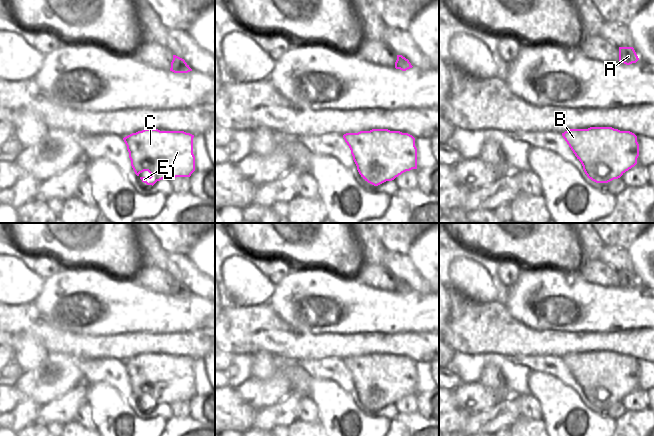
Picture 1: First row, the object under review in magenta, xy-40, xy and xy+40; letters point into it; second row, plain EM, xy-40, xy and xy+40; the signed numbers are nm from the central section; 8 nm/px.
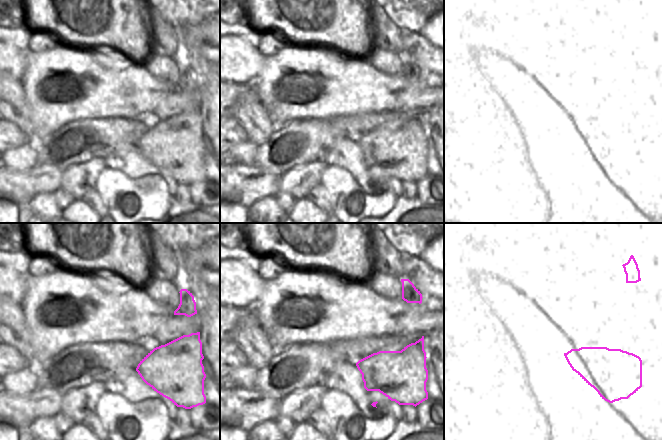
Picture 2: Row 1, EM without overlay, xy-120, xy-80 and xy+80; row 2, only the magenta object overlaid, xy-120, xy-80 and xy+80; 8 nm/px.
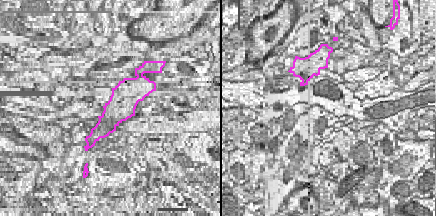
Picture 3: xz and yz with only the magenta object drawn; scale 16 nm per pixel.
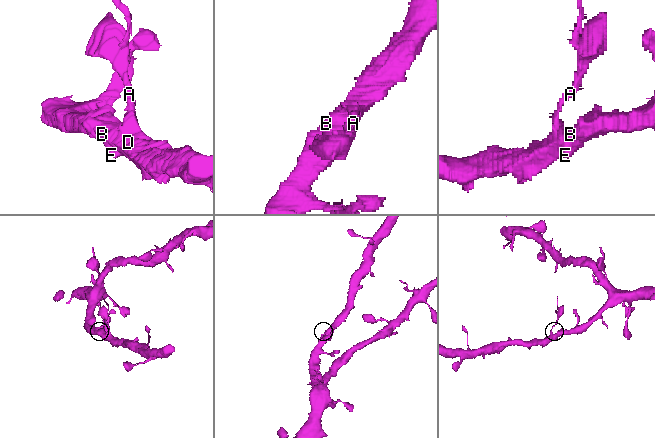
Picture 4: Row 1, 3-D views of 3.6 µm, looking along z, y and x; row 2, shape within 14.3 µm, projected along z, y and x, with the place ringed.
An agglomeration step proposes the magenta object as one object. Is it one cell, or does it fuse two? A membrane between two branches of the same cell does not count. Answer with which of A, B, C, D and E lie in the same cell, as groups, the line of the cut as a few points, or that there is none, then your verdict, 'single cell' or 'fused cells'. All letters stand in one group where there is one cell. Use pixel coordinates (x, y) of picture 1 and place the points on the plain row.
A B C D E; no cut; single cell

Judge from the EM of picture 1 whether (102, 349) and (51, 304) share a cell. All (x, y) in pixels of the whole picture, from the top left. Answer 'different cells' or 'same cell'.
different cells

